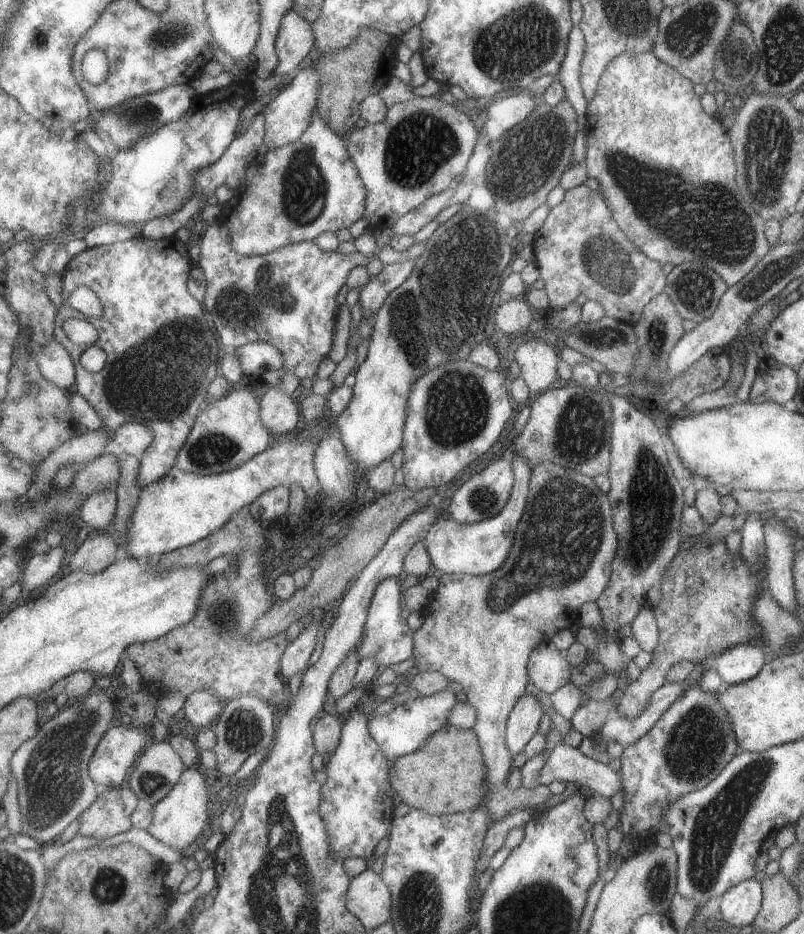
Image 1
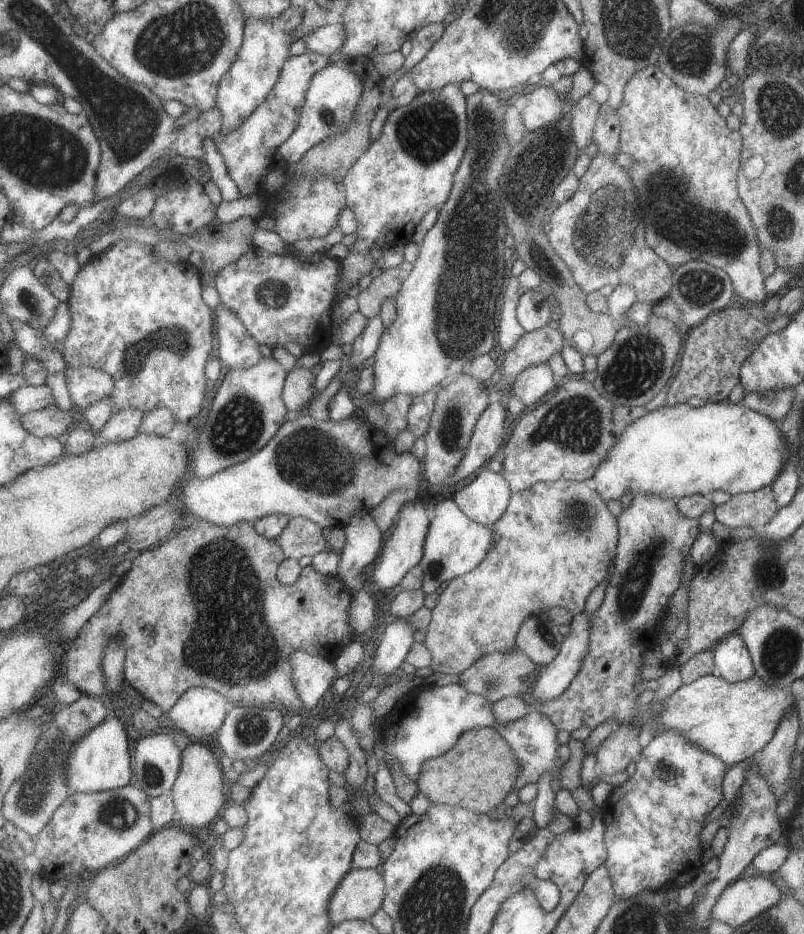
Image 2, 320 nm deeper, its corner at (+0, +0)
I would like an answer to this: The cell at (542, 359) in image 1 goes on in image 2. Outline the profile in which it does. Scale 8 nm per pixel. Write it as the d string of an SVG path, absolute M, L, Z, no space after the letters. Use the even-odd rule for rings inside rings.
M533 364L517 376L511 393L517 394L527 406L533 406L551 392L558 381L549 364Z

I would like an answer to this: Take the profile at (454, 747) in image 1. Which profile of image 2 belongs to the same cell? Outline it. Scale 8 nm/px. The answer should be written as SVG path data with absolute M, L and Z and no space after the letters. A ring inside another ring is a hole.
M493 724L463 734L455 749L443 757L428 759L418 781L421 794L431 803L462 807L475 813L491 814L516 790L521 764L510 743Z

